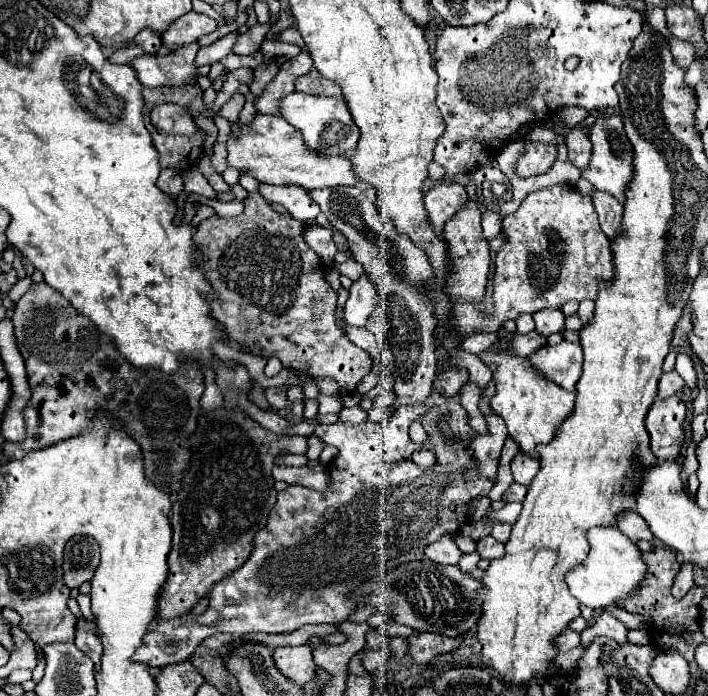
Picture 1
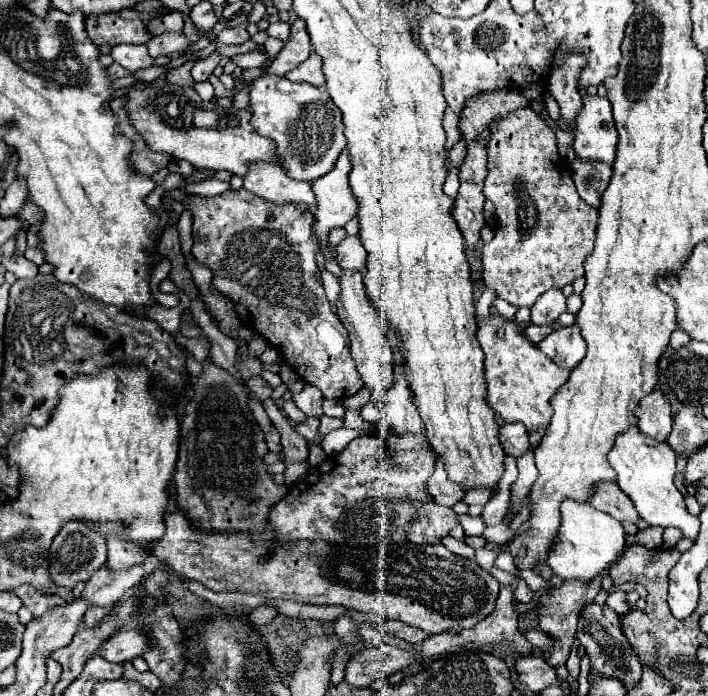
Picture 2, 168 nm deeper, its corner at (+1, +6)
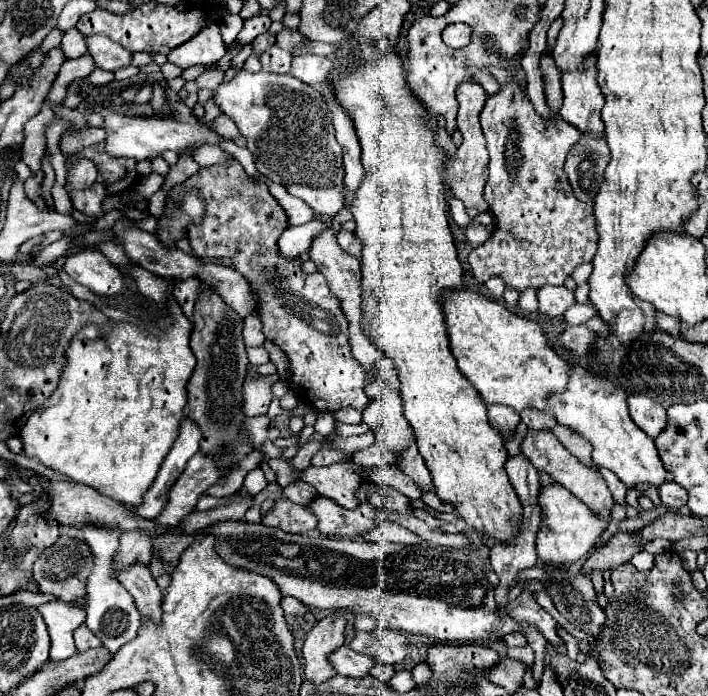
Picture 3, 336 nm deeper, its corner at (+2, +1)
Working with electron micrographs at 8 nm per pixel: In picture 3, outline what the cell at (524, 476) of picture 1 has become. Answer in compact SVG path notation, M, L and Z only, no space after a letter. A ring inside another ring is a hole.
M490 404L488 406L488 420L498 432L504 434L504 432L514 432L516 430L516 426L520 422L520 414L510 406Z

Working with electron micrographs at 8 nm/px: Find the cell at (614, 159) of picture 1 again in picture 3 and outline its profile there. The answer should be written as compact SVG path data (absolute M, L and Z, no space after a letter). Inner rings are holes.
M596 52L586 58L582 72L562 72L562 90L564 106L560 110L560 116L580 128L582 134L590 132L604 136L604 124L600 116L604 96L596 82Z

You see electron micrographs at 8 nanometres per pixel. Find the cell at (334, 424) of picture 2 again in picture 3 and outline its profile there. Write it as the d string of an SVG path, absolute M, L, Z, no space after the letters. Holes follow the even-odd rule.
M324 440L324 442L306 442L300 450L298 450L298 454L294 456L294 464L298 464L296 466L296 470L306 470L308 466L310 466L310 458L324 446L324 444L328 444L328 440Z

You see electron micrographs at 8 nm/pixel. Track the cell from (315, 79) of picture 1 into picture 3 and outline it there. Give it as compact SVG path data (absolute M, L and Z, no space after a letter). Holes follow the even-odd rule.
M304 54L304 56L296 56L292 60L292 70L290 74L310 86L318 84L320 80L324 80L330 72L332 72L334 64L330 58L324 56L314 56L314 54Z

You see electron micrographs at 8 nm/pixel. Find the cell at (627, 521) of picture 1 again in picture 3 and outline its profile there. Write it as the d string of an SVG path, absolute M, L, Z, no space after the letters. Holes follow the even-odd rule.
M528 430L526 436L520 442L520 450L528 456L528 460L532 464L536 464L538 470L544 470L546 474L550 474L550 478L554 482L560 482L562 486L566 486L570 492L574 492L574 496L578 496L594 512L604 512L604 508L606 510L612 510L614 508L614 498L612 498L612 494L610 494L604 478L598 472L594 472L594 470L586 468L584 464L580 464L578 458L574 458L558 442L558 438L552 432L548 432L548 430Z

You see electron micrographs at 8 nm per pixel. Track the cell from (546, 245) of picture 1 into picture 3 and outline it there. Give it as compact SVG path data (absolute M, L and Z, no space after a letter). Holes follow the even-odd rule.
M518 58L506 60L504 68L512 74L512 82L502 84L496 94L488 96L486 106L480 114L486 146L490 150L490 178L484 190L484 198L490 206L490 212L496 216L498 226L484 244L470 252L468 262L478 282L486 282L492 276L500 276L508 286L516 288L518 292L522 292L524 288L538 290L544 284L562 286L576 266L590 262L594 258L598 244L594 208L592 204L582 202L574 196L562 170L566 152L582 138L582 134L572 124L564 124L564 120L548 120L534 110L526 90L520 86L526 74Z

